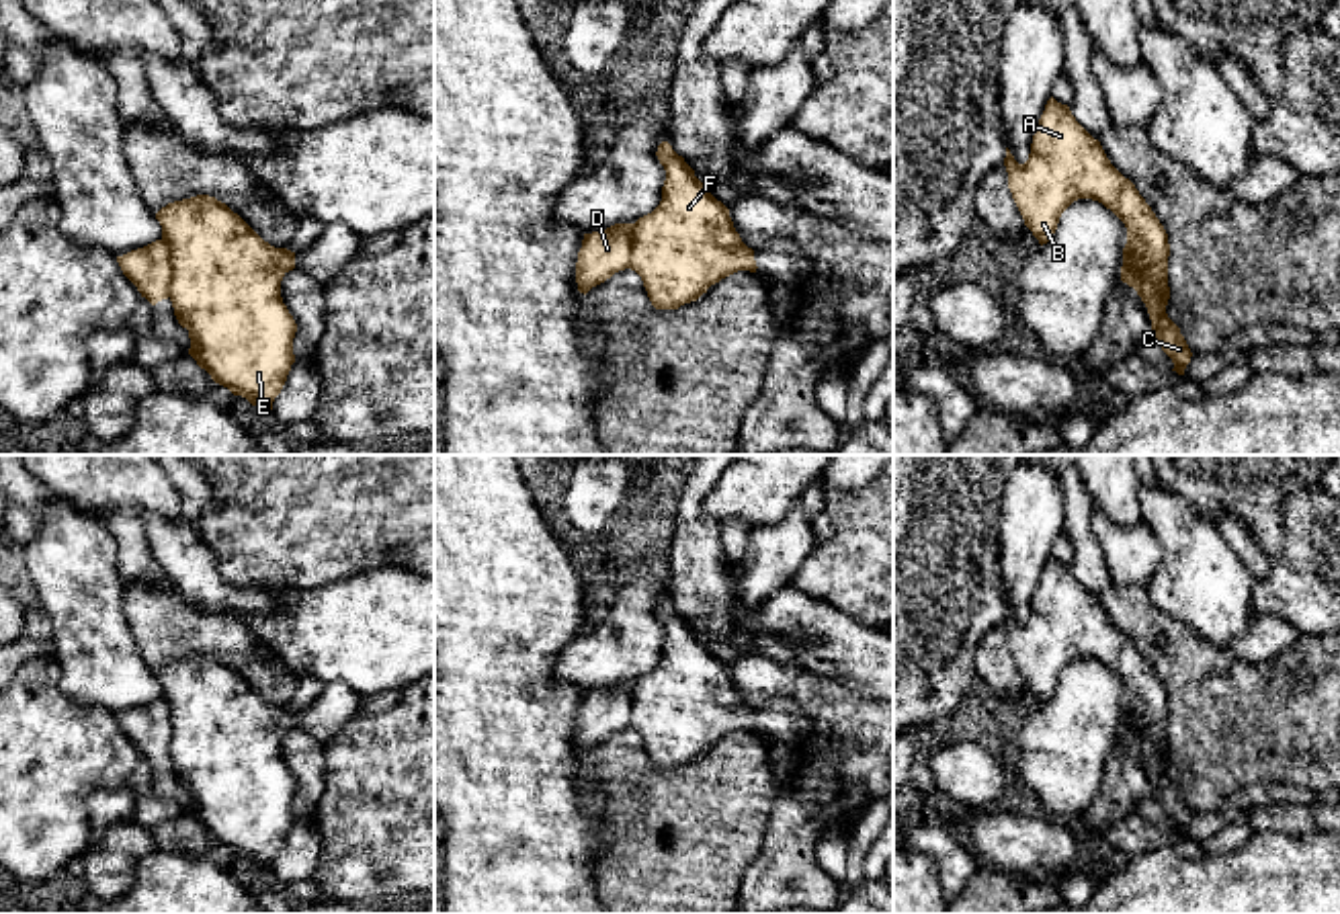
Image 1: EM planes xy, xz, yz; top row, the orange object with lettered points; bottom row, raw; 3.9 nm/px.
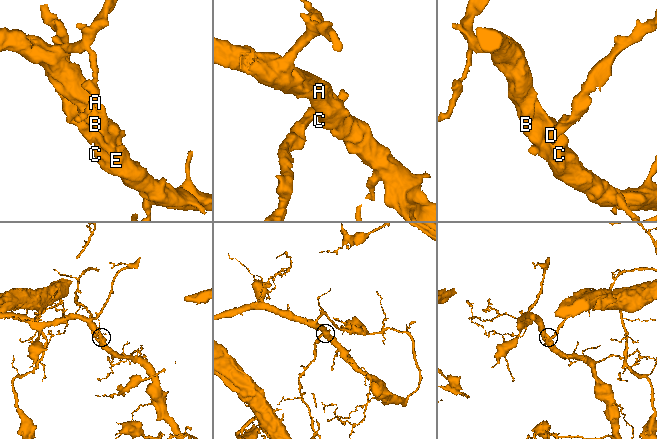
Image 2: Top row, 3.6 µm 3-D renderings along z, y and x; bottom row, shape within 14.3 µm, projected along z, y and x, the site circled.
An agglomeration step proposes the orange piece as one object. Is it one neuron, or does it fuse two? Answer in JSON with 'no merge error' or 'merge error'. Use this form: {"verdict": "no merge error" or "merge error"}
{"verdict": "merge error"}

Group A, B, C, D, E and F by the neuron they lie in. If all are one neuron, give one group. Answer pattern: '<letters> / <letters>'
A B C E F / D

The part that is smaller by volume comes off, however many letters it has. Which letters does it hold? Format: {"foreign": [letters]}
{"foreign": ["D"]}

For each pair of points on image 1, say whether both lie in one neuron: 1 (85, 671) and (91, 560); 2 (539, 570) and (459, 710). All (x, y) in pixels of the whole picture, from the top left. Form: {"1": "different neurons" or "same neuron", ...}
{"1": "same neuron", "2": "same neuron"}

